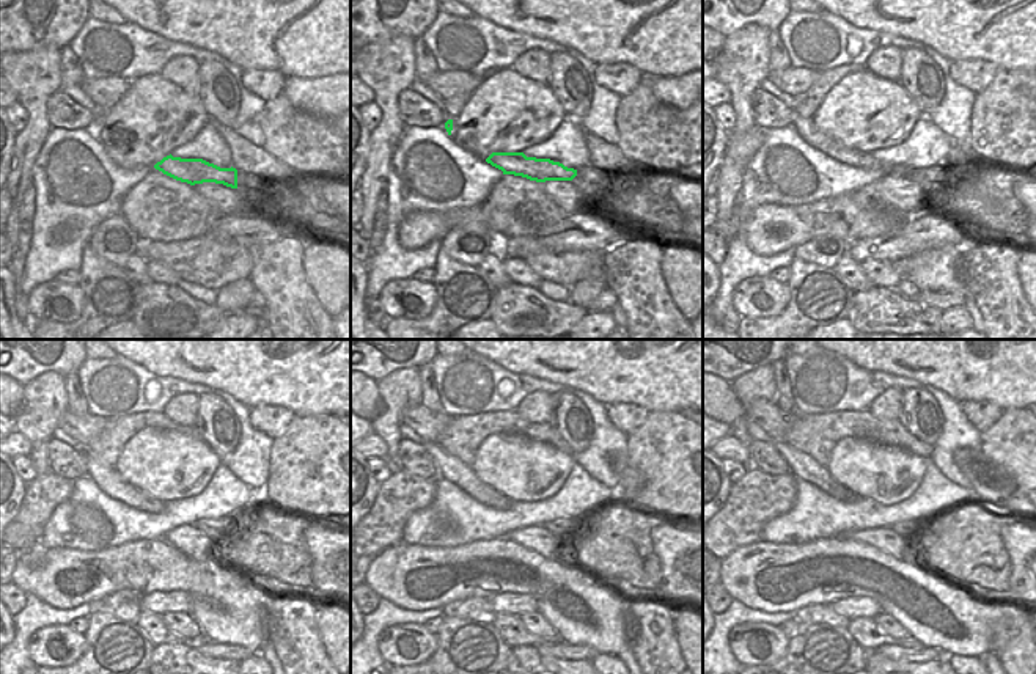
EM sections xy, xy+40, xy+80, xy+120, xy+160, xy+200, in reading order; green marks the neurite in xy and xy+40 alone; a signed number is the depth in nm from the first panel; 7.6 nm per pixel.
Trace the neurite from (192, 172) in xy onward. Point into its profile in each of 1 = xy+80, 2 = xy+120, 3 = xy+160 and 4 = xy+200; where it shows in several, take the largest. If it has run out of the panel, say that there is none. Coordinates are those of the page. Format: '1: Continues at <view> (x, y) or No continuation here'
1: Continues at xy+80 (805, 128)
2: Continues at xy+120 (107, 478)
3: Continues at xy+160 (450, 468)
4: Continues at xy+200 (802, 465).

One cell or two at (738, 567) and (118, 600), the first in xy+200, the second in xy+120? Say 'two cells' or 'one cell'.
two cells

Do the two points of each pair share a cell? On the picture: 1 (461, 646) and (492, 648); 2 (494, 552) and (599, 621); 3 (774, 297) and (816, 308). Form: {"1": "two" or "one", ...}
{"1": "one", "2": "one", "3": "two"}

